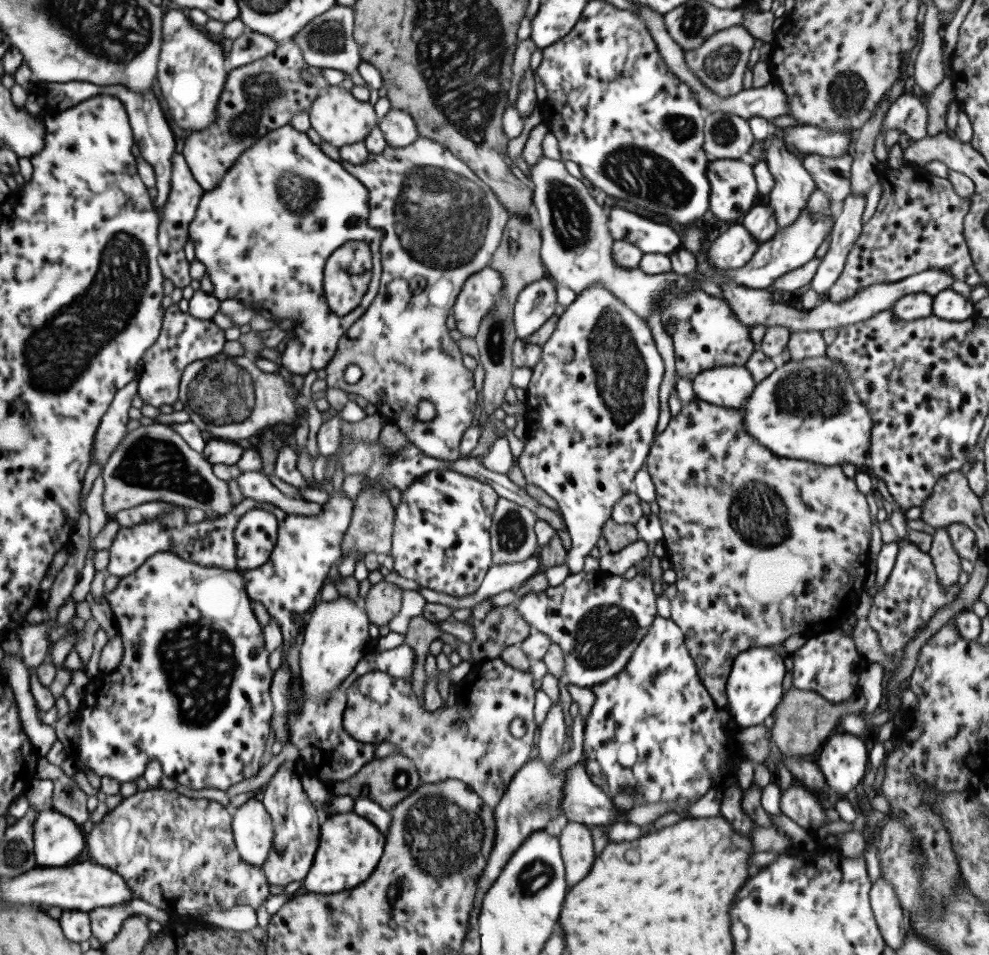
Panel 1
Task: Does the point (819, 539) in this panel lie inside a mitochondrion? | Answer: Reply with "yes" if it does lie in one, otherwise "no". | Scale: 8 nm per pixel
no

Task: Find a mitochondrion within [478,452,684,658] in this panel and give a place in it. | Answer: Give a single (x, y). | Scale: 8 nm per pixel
(511, 528)

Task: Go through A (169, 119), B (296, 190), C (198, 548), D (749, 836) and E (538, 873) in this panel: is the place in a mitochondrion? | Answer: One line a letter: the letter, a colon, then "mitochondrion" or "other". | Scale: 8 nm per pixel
A: other
B: mitochondrion
C: other
D: other
E: mitochondrion

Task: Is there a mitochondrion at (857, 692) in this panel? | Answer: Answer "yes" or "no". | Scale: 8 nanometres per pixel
no

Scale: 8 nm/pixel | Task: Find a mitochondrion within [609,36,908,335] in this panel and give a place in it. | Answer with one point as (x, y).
(847, 92)

